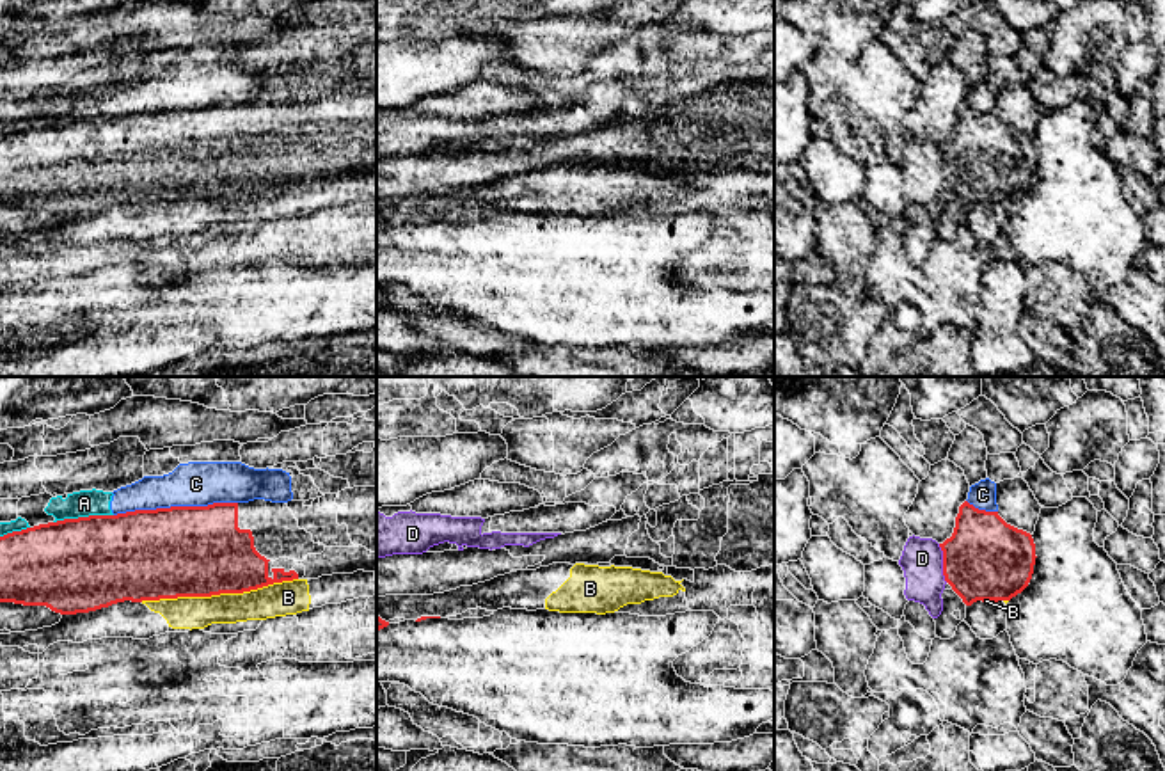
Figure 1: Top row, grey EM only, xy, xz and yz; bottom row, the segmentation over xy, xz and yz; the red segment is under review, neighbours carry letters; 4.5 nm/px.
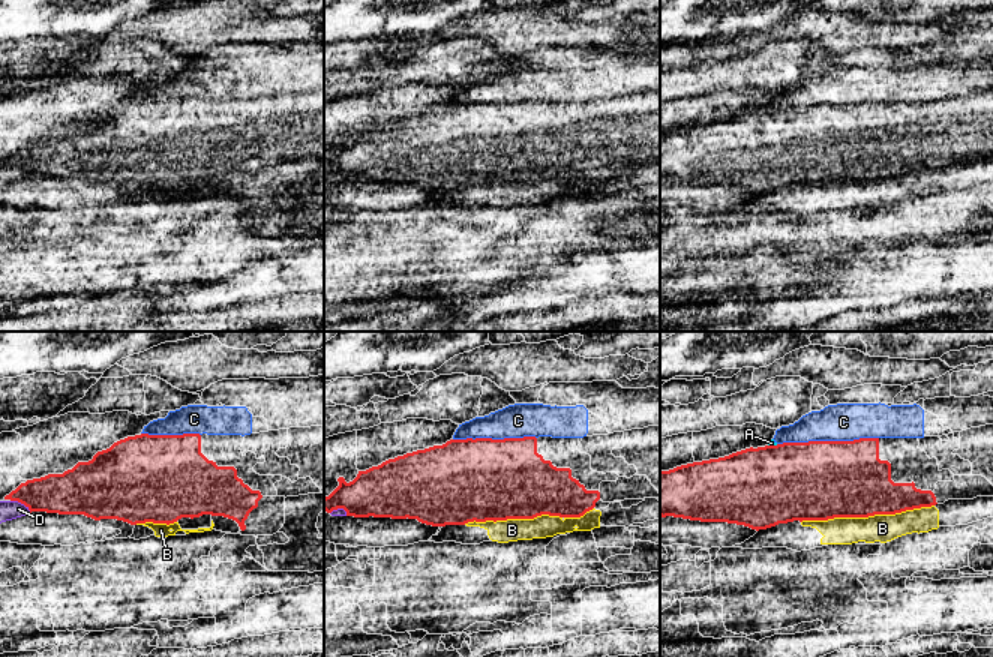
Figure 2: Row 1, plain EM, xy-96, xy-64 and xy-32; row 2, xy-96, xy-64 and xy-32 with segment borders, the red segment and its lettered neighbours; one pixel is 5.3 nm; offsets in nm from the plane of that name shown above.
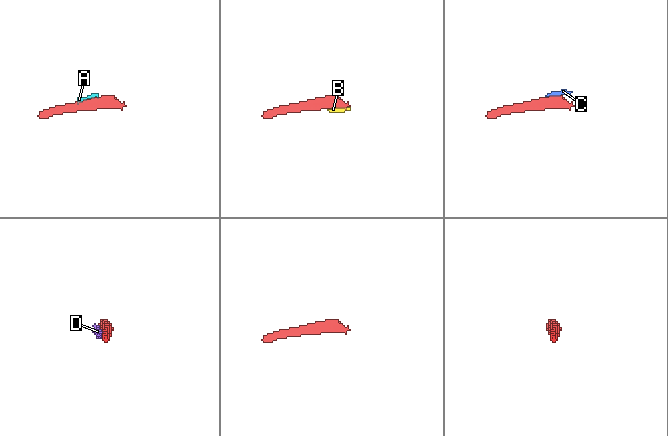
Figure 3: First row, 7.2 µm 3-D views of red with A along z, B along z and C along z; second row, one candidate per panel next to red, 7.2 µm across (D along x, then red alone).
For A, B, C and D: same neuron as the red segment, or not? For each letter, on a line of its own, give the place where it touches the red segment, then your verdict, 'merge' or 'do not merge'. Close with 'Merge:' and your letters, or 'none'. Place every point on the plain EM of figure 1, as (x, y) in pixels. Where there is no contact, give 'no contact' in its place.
A: contact xy (82, 119); do not merge
B: contact xy (219, 196); do not merge
C: contact xy (174, 109); do not merge
D: contact yz (943, 166); do not merge
Merge: none

